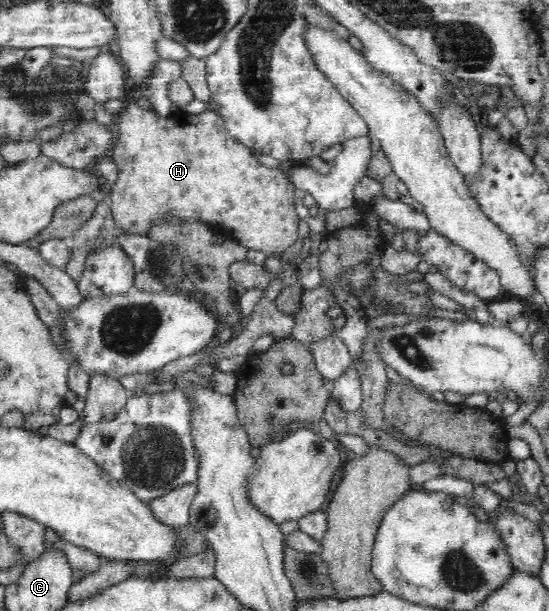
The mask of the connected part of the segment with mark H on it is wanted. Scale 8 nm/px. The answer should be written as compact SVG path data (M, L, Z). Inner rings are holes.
M138 100L136 102L131 102L131 104L127 104L127 107L124 107L119 114L116 115L114 128L116 134L115 138L112 140L112 160L117 165L118 175L114 185L110 189L112 199L111 212L113 215L113 221L116 226L119 226L119 228L122 228L125 231L146 235L148 228L155 221L160 221L165 215L171 213L171 216L177 215L177 217L201 219L201 221L207 223L222 236L233 237L237 242L242 243L248 249L265 249L265 251L269 253L269 256L274 256L275 253L278 253L277 250L284 251L297 241L299 232L298 224L301 220L296 213L295 191L291 191L293 185L288 182L286 176L284 176L279 169L272 169L263 165L251 153L251 149L249 147L235 140L235 137L229 133L229 129L225 126L224 120L219 112L206 109L201 114L193 115L178 110L172 115L164 117L149 107L144 100Z

